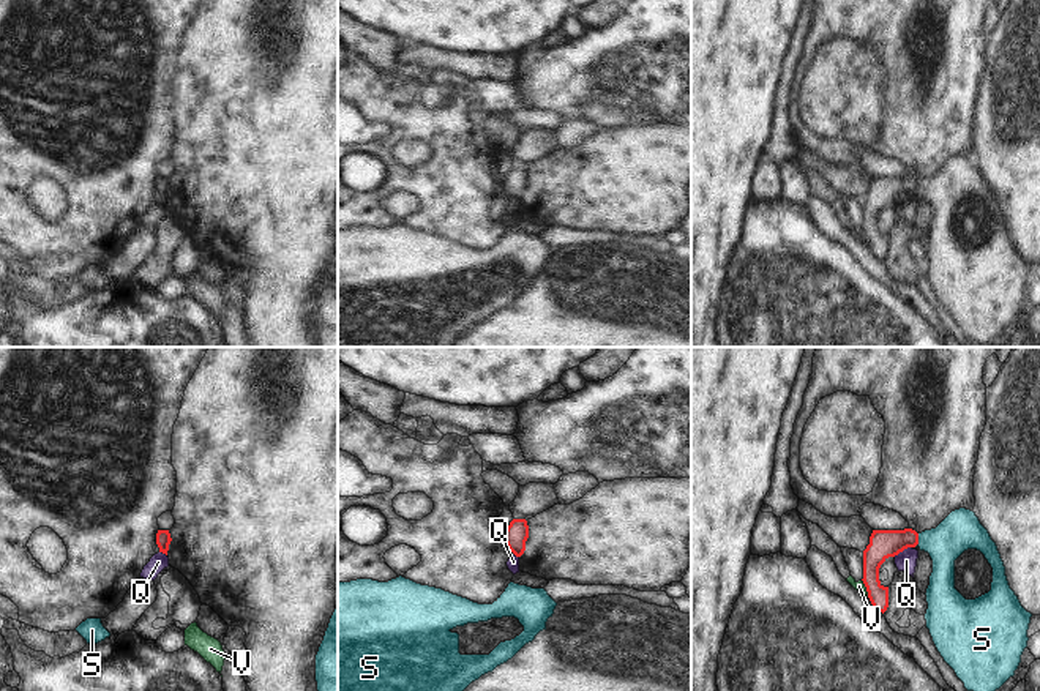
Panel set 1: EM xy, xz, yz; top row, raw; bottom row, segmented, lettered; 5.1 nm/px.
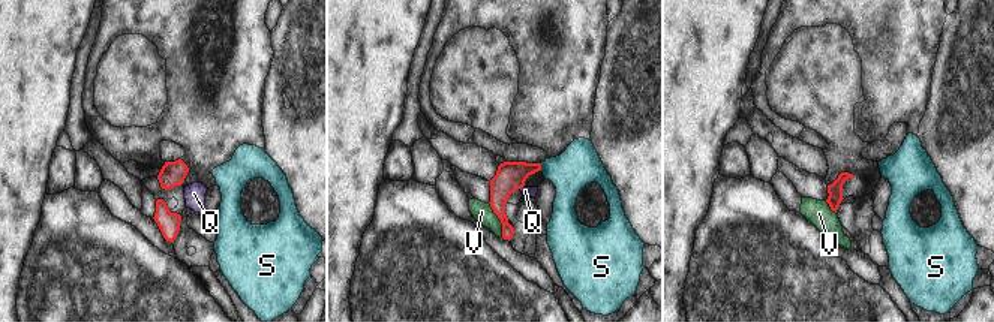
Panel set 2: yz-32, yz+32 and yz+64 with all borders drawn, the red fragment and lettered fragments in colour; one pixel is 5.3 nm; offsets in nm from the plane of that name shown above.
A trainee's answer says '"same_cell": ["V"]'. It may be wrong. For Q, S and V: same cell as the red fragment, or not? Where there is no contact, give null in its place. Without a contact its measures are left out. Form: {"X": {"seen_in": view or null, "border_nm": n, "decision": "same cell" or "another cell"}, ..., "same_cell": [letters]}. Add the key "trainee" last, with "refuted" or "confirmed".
{"Q": {"seen_in": "yz", "border_nm": 110, "decision": "another cell"}, "S": {"seen_in": "yz", "border_nm": 60, "decision": "same cell"}, "V": {"seen_in": "yz", "border_nm": 90, "decision": "another cell"}, "same_cell": ["S"], "trainee": "refuted"}

